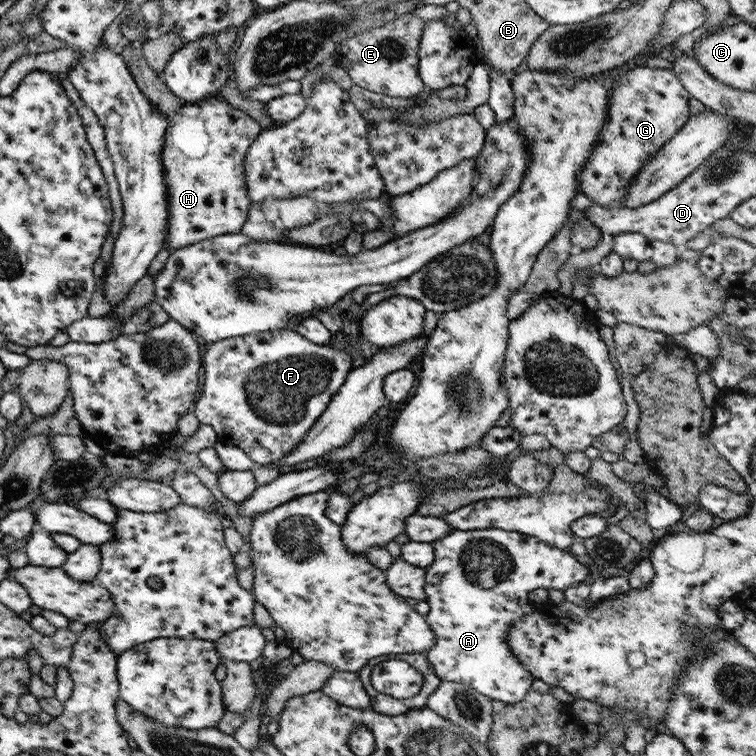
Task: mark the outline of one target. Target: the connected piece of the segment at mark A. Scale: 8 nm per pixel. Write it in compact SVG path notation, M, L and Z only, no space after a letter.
M451 529L441 538L430 543L433 562L424 568L424 593L430 610L424 615L431 633L435 635L433 646L424 652L428 664L441 681L461 682L479 694L493 700L513 704L524 698L535 678L527 672L507 647L505 635L513 621L529 614L537 607L527 597L535 588L563 590L583 580L592 579L583 561L561 550L549 546L538 538L501 529L457 530Z

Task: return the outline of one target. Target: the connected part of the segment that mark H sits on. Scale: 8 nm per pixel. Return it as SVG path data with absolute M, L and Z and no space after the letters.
M214 94L179 107L166 121L160 156L168 198L165 246L172 252L220 234L240 233L250 205L244 158L261 127Z

